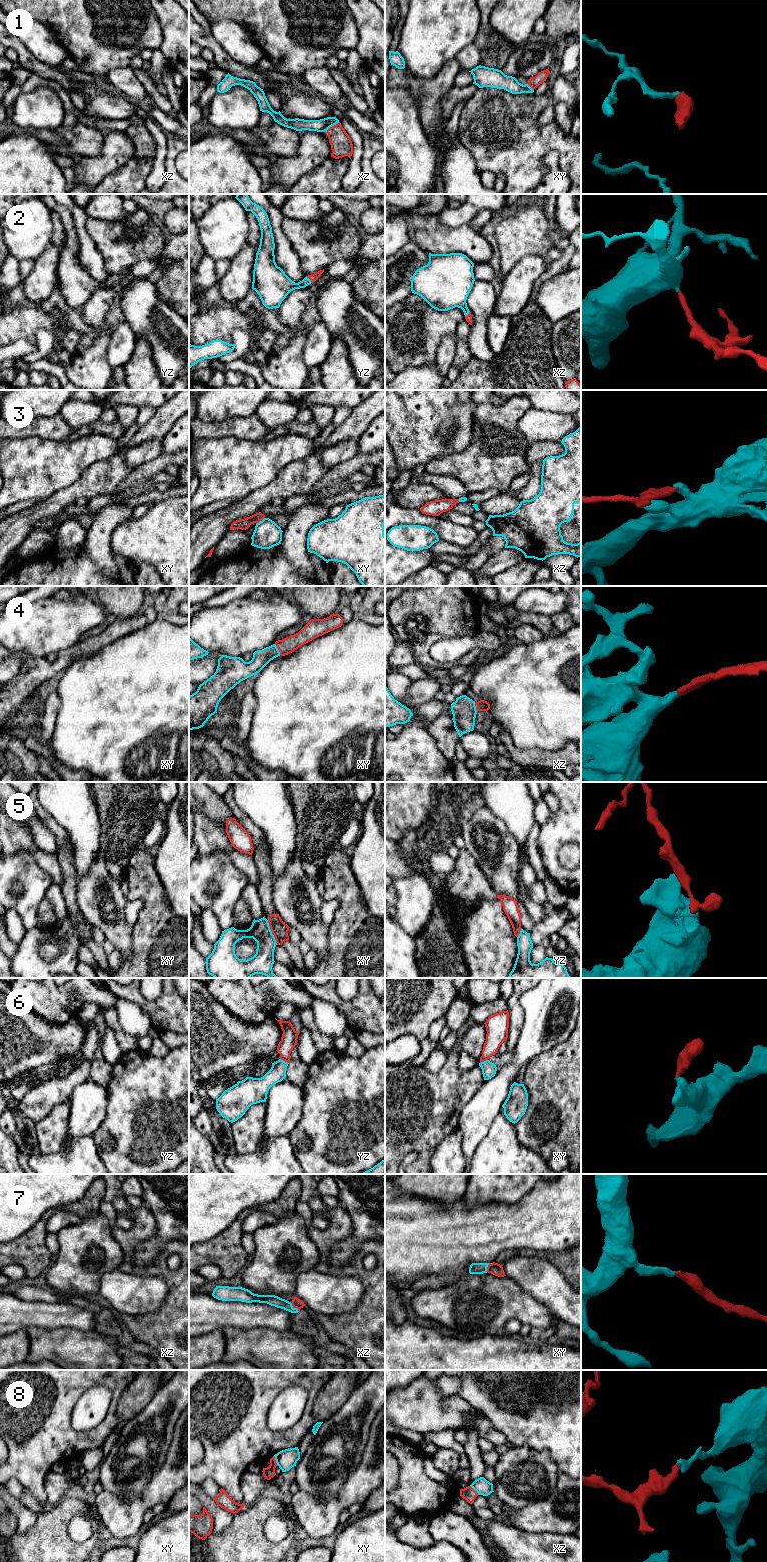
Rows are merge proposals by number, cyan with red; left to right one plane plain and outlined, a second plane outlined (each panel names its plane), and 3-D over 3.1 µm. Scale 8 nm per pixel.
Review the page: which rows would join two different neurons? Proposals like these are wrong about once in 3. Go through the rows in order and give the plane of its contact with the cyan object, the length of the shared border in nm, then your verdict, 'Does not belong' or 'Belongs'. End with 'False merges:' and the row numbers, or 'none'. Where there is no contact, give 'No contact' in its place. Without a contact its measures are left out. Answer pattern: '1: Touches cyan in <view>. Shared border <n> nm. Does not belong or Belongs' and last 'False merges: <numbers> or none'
1: Touches cyan in xz. Shared border 130 nm. Does not belong
2: Touches cyan in yz. Shared border 60 nm. Belongs
3: Touches cyan in xy. Shared border 90 nm. Does not belong
4: Touches cyan in xy. Shared border 100 nm. Belongs
5: Touches cyan in xy. Shared border 220 nm. Does not belong
6: Touches cyan in yz. Shared border 80 nm. Belongs
7: Touches cyan in xz. Shared border 90 nm. Belongs
8: Touches cyan in xy. Shared border 90 nm. Does not belong
False merges: 1, 3, 5, 8

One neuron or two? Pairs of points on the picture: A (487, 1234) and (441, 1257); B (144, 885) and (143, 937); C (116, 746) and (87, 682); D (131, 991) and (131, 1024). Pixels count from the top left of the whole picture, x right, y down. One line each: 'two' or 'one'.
A: one
B: one
C: one
D: two

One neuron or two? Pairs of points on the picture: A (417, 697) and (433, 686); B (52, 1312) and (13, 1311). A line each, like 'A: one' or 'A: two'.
A: one
B: one

